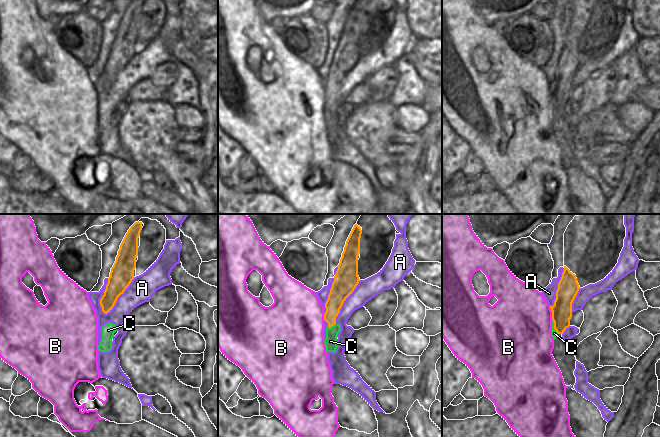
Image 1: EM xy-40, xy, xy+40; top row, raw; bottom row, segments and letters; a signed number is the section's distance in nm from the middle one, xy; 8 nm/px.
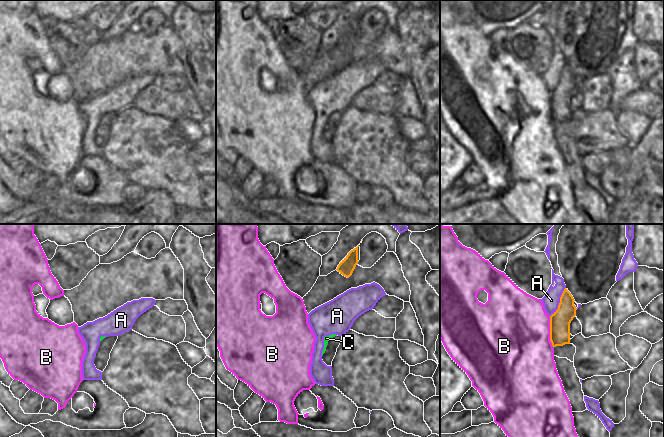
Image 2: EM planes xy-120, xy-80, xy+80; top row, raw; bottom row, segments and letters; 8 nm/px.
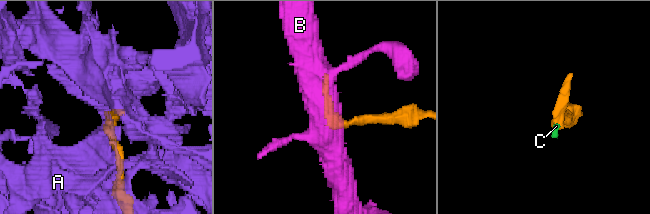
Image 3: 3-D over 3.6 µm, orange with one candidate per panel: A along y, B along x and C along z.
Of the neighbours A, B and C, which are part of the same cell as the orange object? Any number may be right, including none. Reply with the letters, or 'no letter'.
no letter

